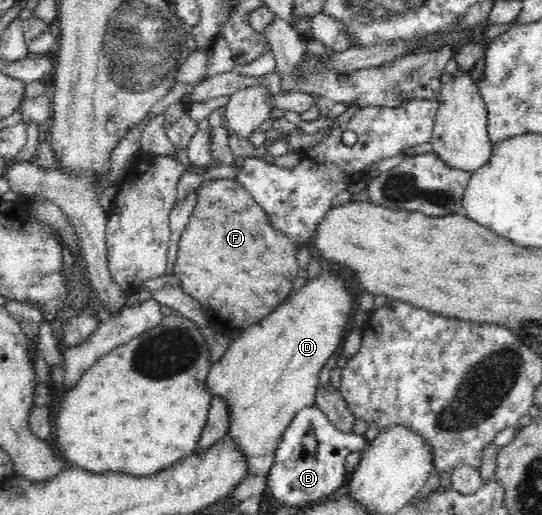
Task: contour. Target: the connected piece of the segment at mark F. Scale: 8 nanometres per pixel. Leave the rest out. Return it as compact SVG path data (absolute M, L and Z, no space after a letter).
M236 178L204 180L196 189L196 195L196 208L180 236L172 276L181 282L183 292L199 302L214 325L226 331L249 328L289 299L293 283L299 277L295 257L298 247L270 224L265 210Z

